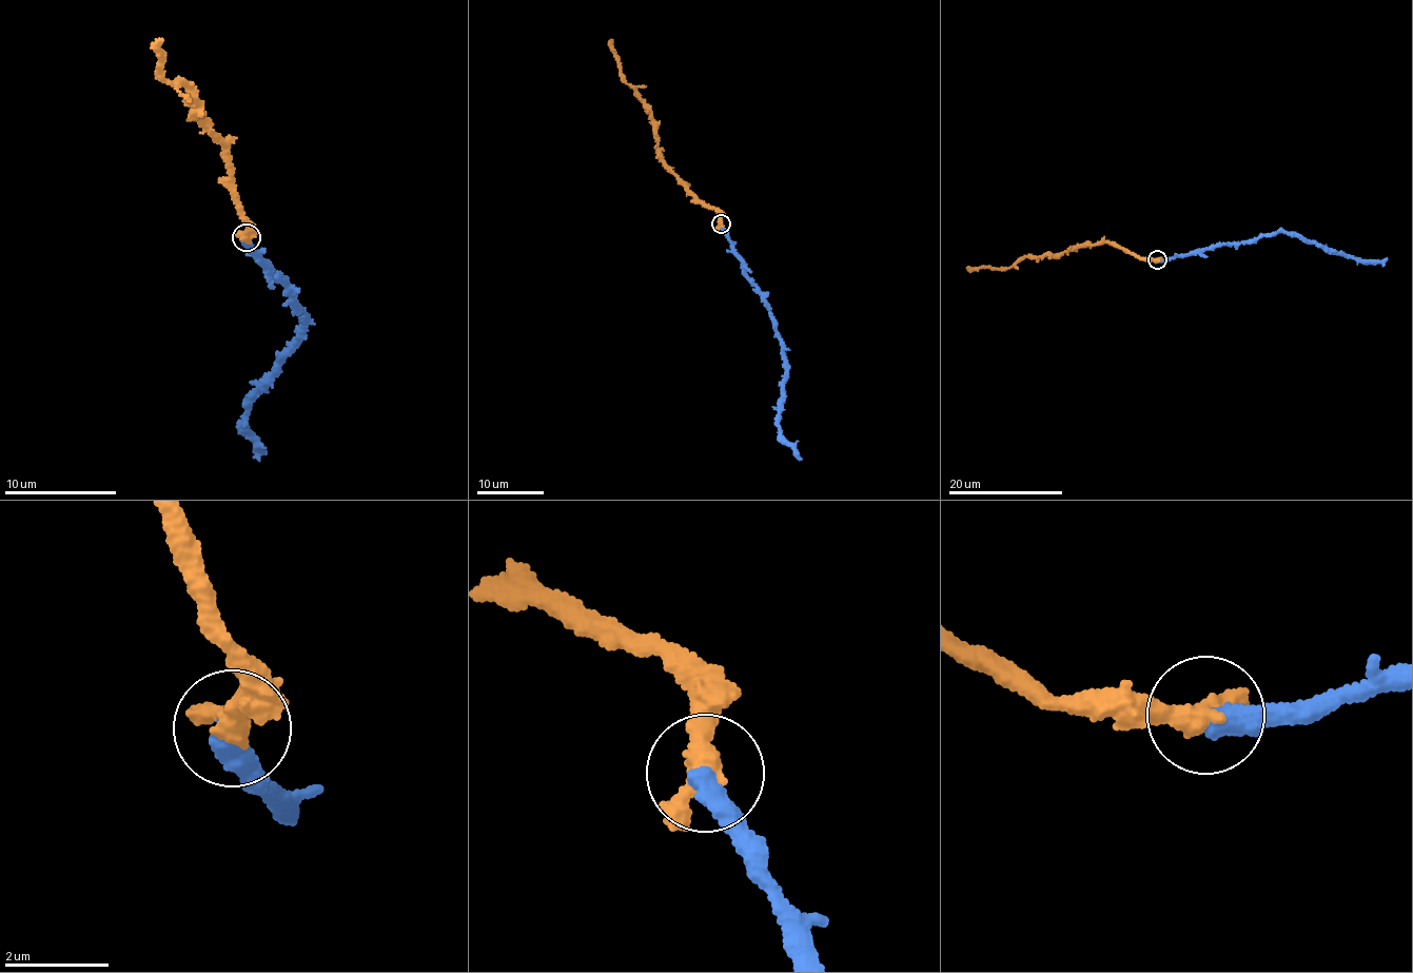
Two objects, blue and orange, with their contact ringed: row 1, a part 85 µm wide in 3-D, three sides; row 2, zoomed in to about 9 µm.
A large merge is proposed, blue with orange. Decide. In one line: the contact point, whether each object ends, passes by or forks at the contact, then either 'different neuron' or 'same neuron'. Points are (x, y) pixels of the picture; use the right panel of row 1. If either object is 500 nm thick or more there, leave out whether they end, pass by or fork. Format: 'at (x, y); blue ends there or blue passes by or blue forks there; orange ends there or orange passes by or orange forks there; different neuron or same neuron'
at (1157, 259); blue ends there; orange passes by; same neuron

